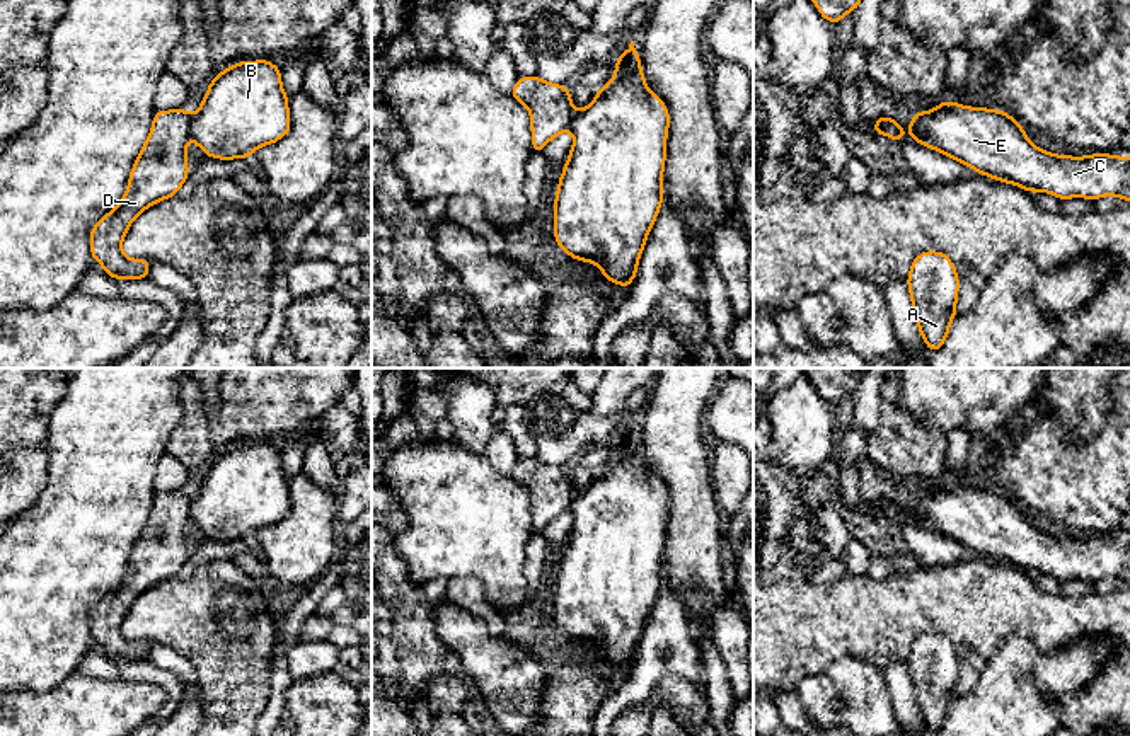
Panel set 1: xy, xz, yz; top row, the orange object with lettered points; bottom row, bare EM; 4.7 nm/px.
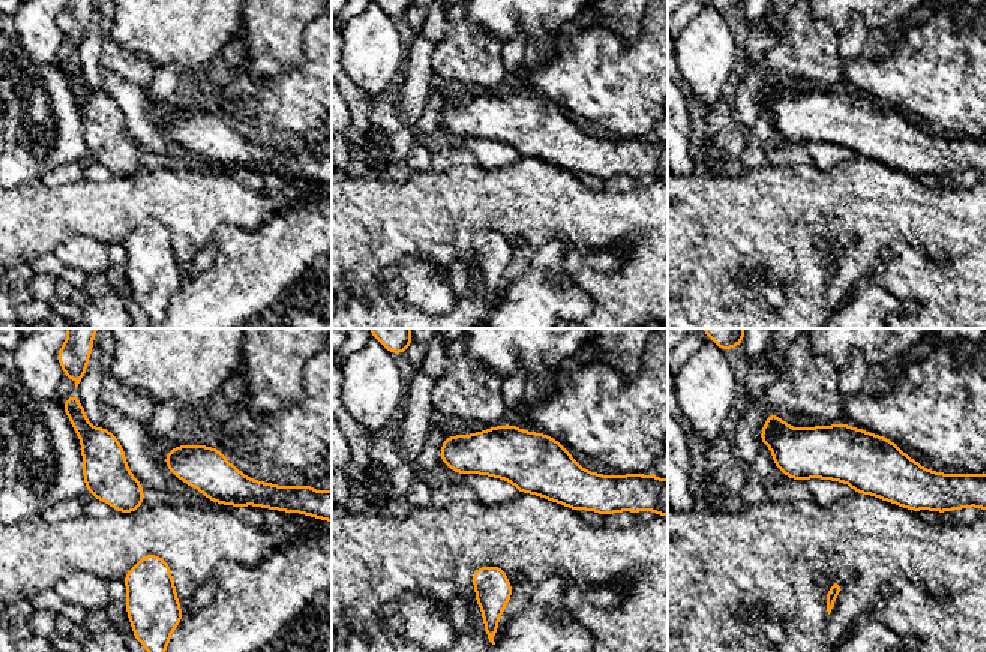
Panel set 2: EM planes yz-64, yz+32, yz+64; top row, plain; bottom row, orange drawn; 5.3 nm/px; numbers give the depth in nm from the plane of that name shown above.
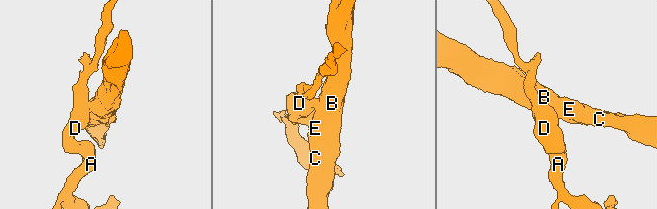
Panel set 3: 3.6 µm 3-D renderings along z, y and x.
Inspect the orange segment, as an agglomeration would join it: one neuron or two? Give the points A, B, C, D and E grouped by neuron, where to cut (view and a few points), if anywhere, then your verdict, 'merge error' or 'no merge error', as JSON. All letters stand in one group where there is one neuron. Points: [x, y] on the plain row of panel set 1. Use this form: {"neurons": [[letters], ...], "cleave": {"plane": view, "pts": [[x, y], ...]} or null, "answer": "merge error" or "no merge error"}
{"neurons": [["A", "D"], ["B", "C", "E"]], "cleave": {"plane": "xy", "pts": [[193, 498], [188, 517]]}, "answer": "merge error"}

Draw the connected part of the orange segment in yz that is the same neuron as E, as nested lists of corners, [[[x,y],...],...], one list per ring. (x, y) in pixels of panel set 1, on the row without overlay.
[[[941,482],[932,492],[912,496],[910,516],[917,525],[953,538],[956,543],[990,561],[1019,567],[1029,574],[1050,574],[1060,583],[1067,579],[1099,581],[1110,576],[1118,578],[1121,583],[1130,583],[1128,538],[1115,538],[1110,535],[1060,538],[1048,535],[1035,528],[1028,521],[1024,509],[1006,492],[966,489],[954,482]]]

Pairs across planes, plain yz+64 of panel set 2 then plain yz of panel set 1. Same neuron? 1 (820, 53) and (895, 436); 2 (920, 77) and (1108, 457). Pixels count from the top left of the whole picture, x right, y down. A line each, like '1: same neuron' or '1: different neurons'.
1: same neuron
2: same neuron

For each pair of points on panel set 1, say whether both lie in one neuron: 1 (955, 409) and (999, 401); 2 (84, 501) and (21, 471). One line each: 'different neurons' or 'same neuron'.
1: same neuron
2: different neurons

